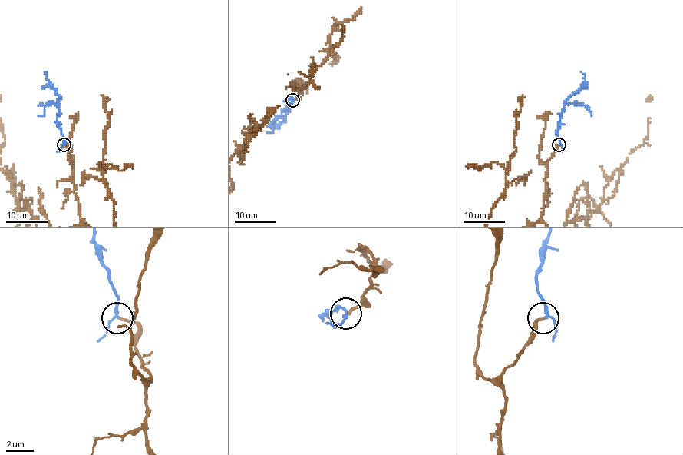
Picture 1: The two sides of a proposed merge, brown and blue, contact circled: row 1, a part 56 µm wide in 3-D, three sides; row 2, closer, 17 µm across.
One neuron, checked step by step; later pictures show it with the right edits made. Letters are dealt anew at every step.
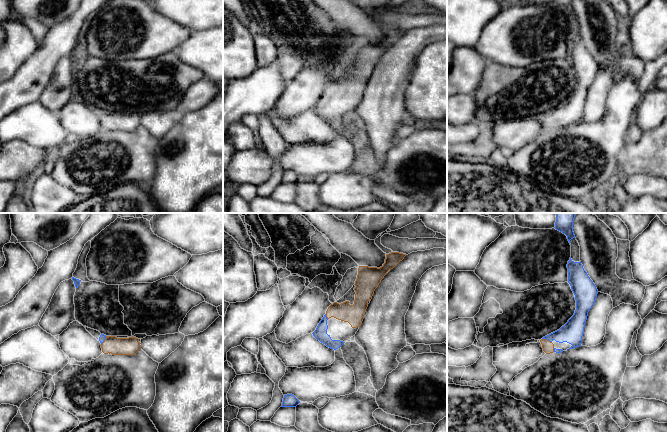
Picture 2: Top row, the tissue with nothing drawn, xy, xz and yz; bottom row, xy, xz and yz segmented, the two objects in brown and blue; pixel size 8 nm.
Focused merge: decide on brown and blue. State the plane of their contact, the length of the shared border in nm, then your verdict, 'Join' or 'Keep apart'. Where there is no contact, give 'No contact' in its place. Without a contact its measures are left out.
Touches brown in yz. Shared border 90 nm. Join

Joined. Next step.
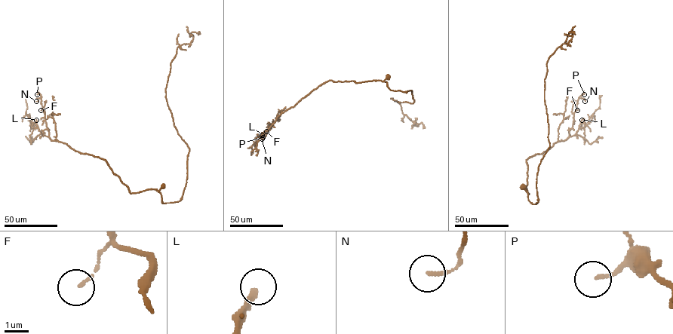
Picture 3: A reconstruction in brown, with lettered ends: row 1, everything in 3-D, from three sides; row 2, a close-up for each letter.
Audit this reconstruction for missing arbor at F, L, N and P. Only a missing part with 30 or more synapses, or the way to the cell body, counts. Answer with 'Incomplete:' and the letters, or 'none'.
Incomplete: L

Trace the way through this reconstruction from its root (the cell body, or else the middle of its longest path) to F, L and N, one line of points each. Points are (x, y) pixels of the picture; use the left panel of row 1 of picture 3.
F: (162, 185), (158, 191), (148, 189), (130, 193), (105, 160), (52, 141), (44, 109), (41, 110)
L: (162, 185), (158, 191), (148, 189), (130, 193), (105, 160), (52, 141), (39, 130), (36, 120)
N: (162, 185), (158, 191), (148, 189), (130, 193), (105, 160), (52, 141), (41, 99), (36, 101)

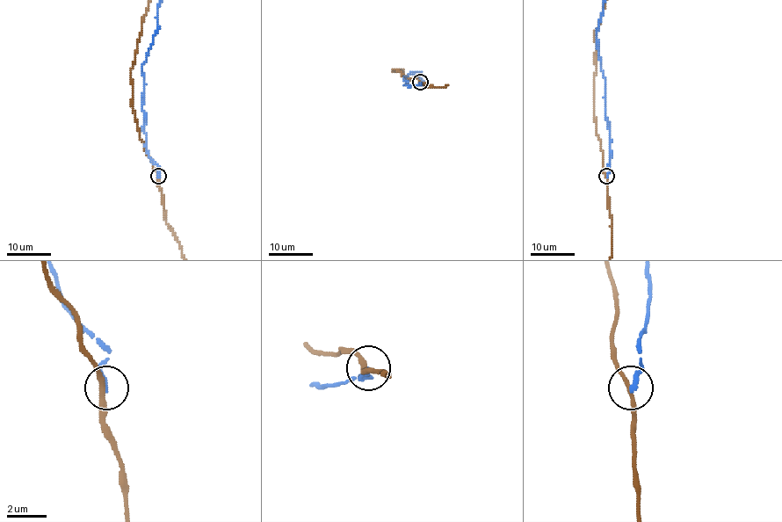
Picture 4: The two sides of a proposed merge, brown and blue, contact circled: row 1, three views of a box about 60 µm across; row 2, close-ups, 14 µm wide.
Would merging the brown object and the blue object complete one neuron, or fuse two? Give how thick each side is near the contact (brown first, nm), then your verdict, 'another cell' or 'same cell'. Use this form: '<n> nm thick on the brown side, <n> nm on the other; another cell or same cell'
220 nm thick on the brown side, 200 nm on the other; another cell

